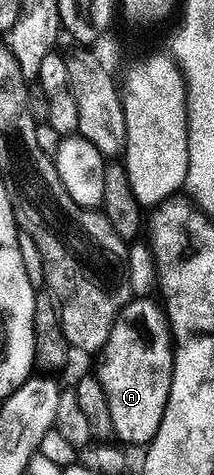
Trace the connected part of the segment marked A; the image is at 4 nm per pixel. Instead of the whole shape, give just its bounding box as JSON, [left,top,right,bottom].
[97,297,175,445]

